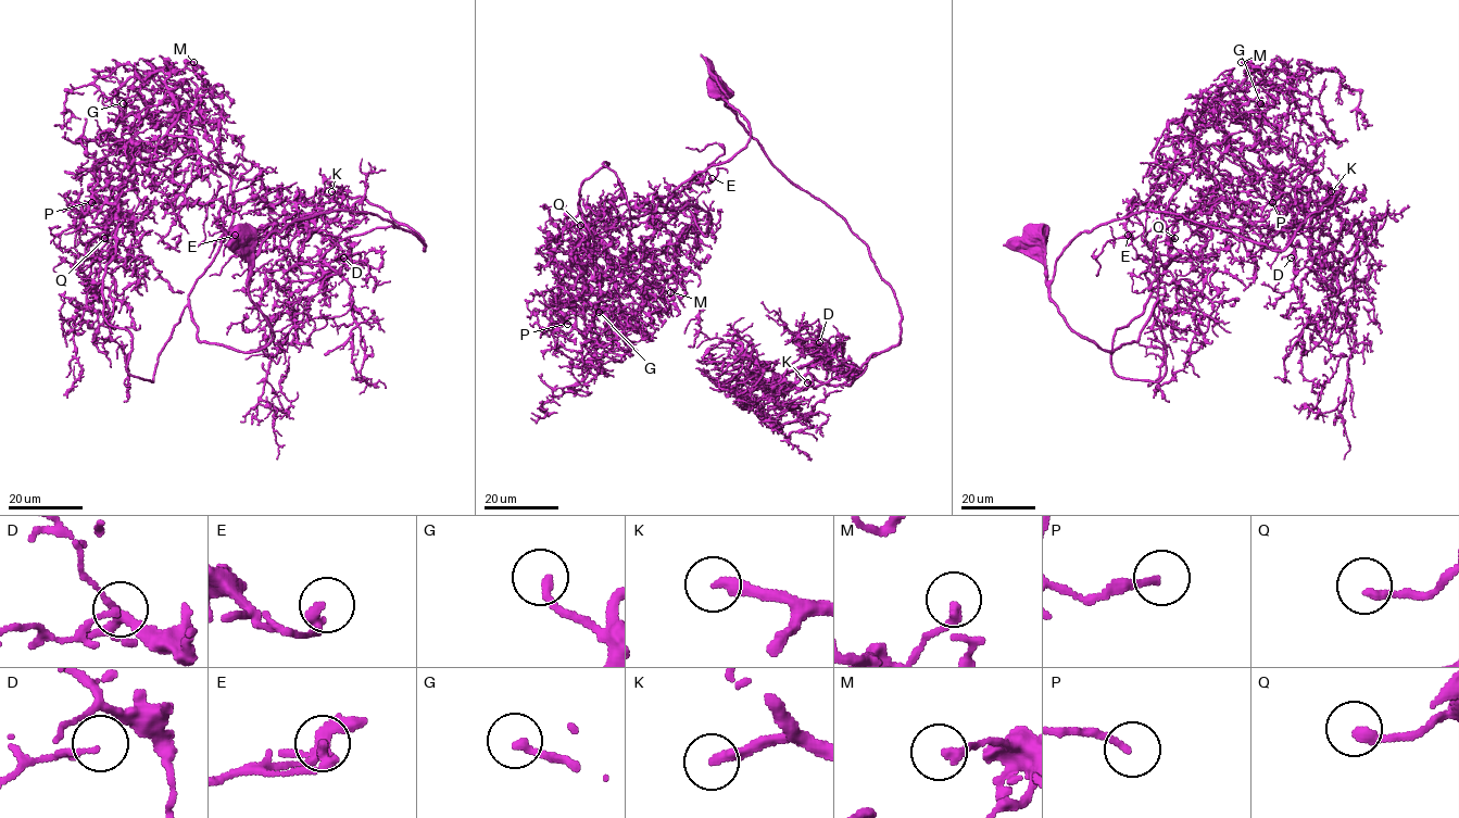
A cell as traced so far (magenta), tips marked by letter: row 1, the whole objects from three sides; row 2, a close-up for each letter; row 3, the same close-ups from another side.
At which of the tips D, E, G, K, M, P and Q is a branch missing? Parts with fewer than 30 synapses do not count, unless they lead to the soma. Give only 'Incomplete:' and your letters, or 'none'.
Incomplete: K

